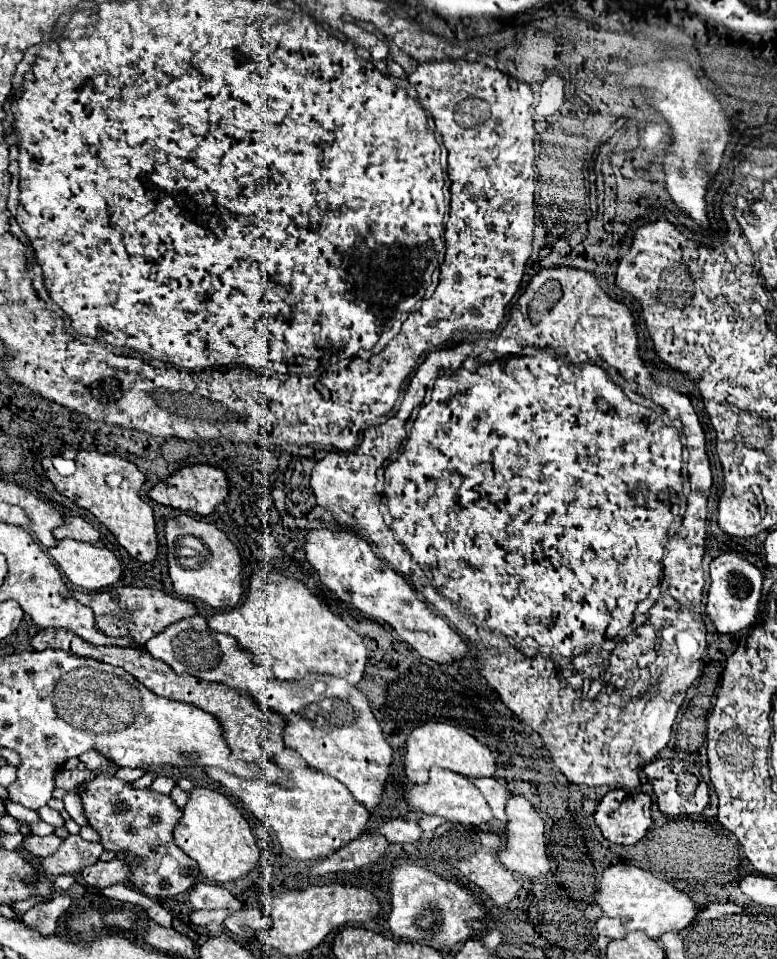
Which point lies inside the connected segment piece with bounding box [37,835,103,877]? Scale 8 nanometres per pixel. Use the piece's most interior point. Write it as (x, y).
(75, 853)

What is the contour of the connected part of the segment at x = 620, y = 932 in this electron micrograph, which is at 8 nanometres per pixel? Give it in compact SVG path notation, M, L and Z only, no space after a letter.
M601 917L597 921L597 933L599 935L605 935L609 939L621 939L627 931L623 929L621 921L615 917L615 919L609 919L609 917Z

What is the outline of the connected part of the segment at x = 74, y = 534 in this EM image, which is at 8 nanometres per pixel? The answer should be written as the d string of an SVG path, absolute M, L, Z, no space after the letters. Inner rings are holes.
M65 517L63 525L53 529L55 539L77 539L77 541L85 541L85 543L95 543L99 539L99 531L85 519L81 517Z

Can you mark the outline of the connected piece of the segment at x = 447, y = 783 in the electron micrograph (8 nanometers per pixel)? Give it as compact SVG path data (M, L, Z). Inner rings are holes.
M433 767L429 771L427 783L407 785L403 799L411 811L437 815L437 817L443 817L445 821L449 819L449 821L457 821L457 823L465 823L465 825L479 825L479 823L493 821L487 801L483 799L483 795L477 791L477 787L471 783L469 777L459 775L459 773L449 773L449 771L437 769L437 767Z

